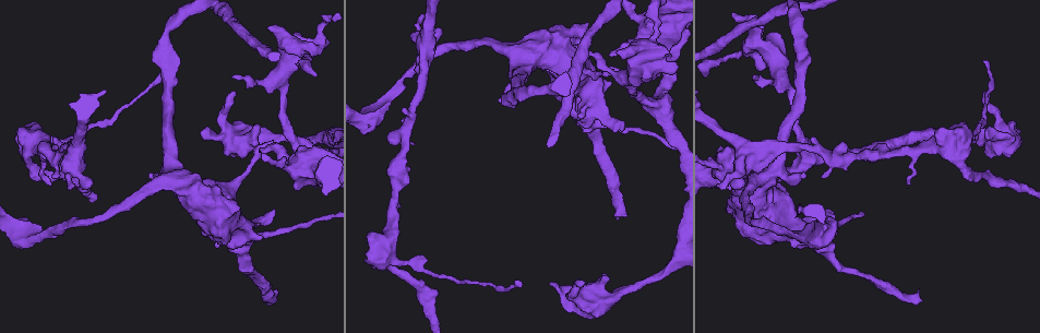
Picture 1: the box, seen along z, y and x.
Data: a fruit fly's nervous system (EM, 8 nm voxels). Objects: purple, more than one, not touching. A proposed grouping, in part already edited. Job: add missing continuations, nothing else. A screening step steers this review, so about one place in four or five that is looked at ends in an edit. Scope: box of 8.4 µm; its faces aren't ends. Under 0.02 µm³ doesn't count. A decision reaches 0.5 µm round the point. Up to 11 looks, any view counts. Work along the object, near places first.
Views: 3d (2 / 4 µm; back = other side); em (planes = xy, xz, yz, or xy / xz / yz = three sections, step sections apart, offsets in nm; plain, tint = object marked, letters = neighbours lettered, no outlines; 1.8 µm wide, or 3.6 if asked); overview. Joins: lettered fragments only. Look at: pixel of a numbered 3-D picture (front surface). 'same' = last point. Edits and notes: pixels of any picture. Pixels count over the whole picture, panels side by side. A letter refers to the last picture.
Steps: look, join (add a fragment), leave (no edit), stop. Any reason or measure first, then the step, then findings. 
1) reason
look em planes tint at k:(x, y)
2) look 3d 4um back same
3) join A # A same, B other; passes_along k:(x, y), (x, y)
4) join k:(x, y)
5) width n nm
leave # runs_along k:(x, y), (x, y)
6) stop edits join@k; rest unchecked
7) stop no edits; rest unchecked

branch stops here
look 3d 2um at 1:(578, 114)

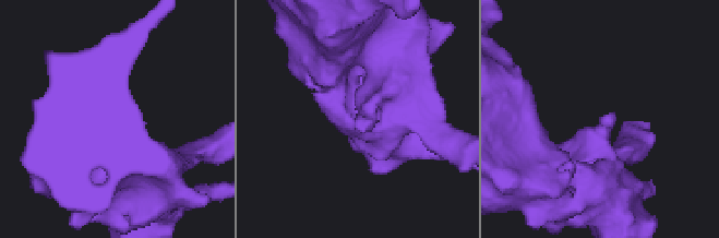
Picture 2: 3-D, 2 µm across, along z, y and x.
look em planes plain at 2:(356, 123)

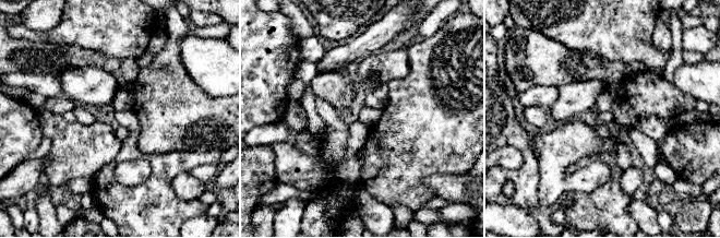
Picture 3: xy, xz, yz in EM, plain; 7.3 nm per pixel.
see the neighbours
look em planes letters same

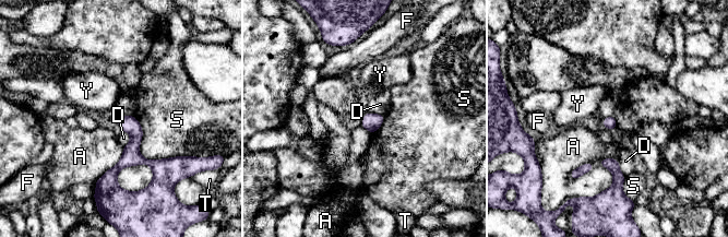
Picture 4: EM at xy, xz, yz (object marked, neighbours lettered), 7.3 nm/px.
longest_contact S 500 nm
leave # A other, D other, F other, S other, T other, Y other; runs_along 4:(130, 118), (134, 143), (112, 173), (115, 187); none of them fits

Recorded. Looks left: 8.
end of a long branch
look 3d 2um at 1:(918, 289)

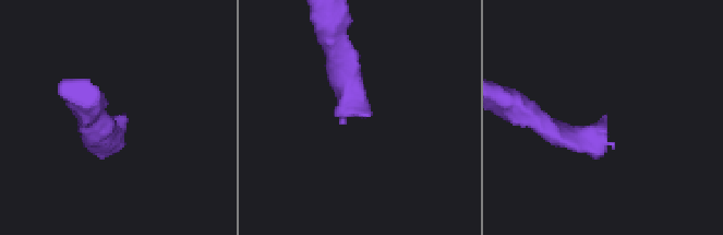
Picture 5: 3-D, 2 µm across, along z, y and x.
now the EM
look em 3.6um planes letters at 5:(124, 113)

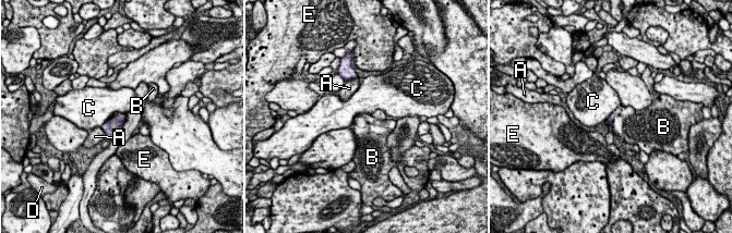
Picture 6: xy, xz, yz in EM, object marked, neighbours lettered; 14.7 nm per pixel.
join B # A other, B same, C other, D other, E other; passes_along 6:(108, 124), (111, 127), (116, 131); the cell continues

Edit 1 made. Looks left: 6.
branch stops here
look em 3.6um planes letters at 1:(984, 130)

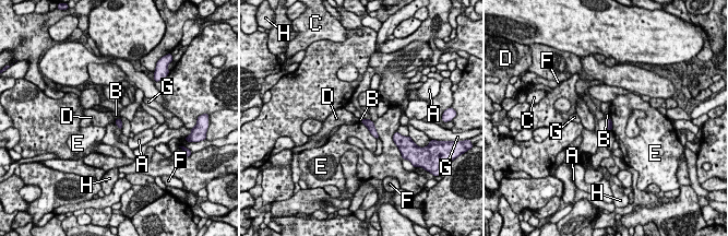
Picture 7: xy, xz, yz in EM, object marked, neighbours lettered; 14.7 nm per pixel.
leave # A other, B other, C other, D other, E other, F other, G other, H other; border 7:(609, 117), (606, 119); no lettered fragment goes on from it

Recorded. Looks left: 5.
look em planes tint at 1:(755, 74)

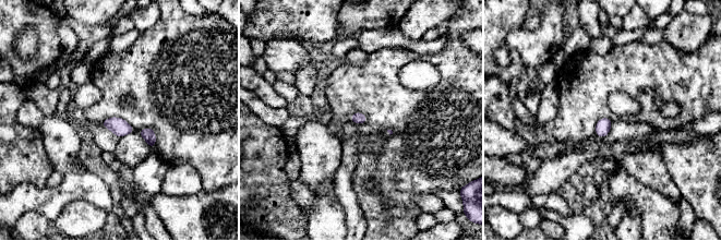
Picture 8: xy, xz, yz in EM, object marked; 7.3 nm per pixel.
see the neighbours
look em planes letters same

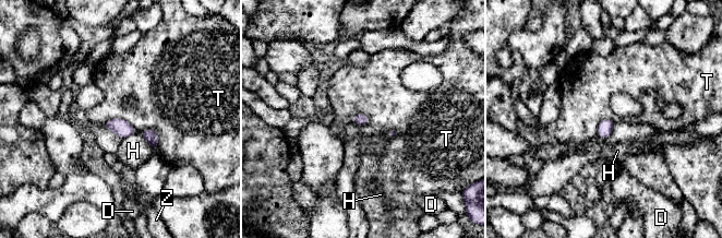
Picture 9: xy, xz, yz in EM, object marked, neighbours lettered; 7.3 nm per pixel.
leave # D other, H other, T other, Z other; border 9:(351, 117), (357, 123), (370, 121); no lettered fragment goes on from it

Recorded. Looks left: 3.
stop edits join@6; rest unchecked

